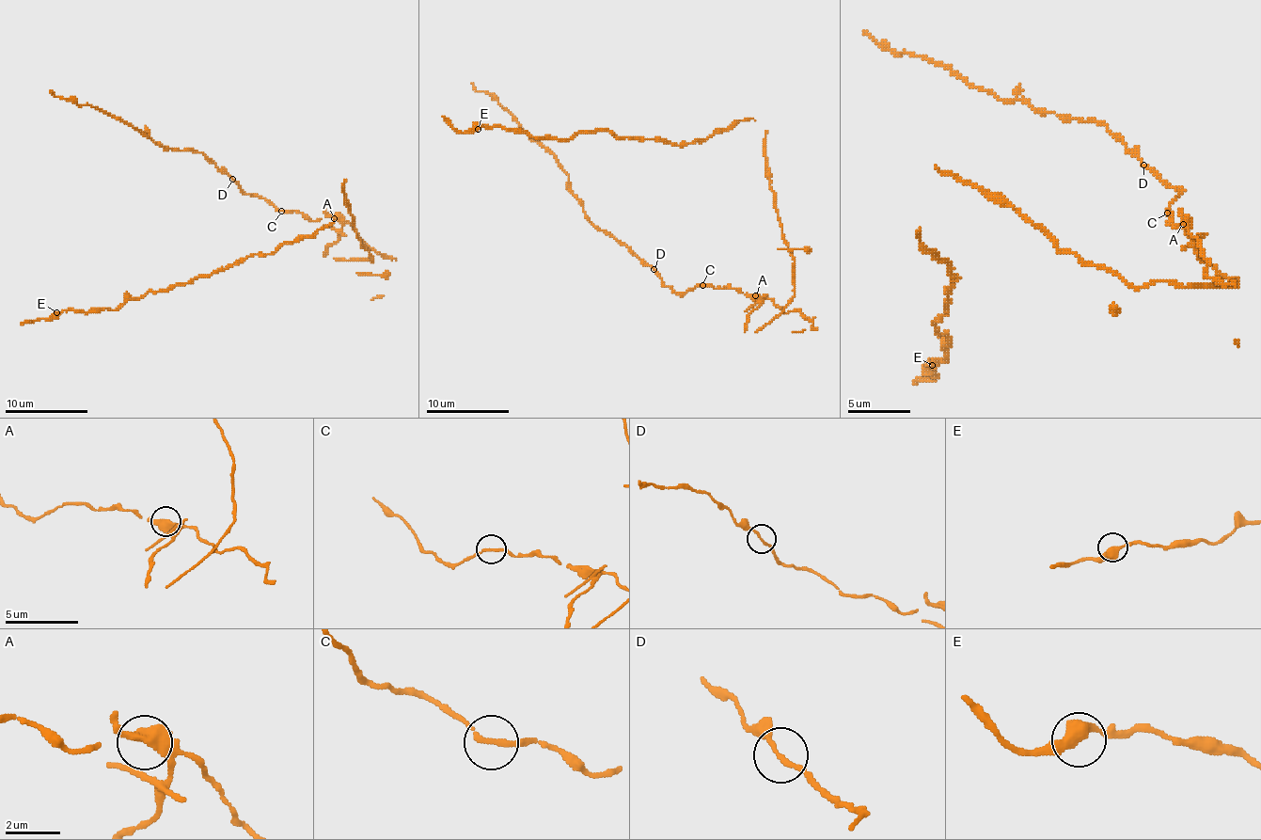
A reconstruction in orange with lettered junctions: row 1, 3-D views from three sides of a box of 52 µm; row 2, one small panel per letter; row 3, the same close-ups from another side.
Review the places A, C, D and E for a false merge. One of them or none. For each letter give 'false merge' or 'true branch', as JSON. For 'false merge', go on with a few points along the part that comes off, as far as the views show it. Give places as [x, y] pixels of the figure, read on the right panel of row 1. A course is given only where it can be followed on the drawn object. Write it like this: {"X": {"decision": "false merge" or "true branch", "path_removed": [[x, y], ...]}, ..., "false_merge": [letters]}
{"A": {"decision": "false merge", "path_removed": [[1182, 225], [1194, 253], [1238, 284], [1151, 281], [1128, 287], [1097, 265], [1060, 249], [1016, 212], [936, 166]]}, "C": {"decision": "true branch"}, "D": {"decision": "true branch"}, "E": {"decision": "true branch"}, "false_merge": ["A"]}

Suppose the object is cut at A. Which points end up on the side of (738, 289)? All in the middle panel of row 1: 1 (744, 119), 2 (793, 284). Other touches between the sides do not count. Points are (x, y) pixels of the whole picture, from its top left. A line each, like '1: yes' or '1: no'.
1: yes
2: no

